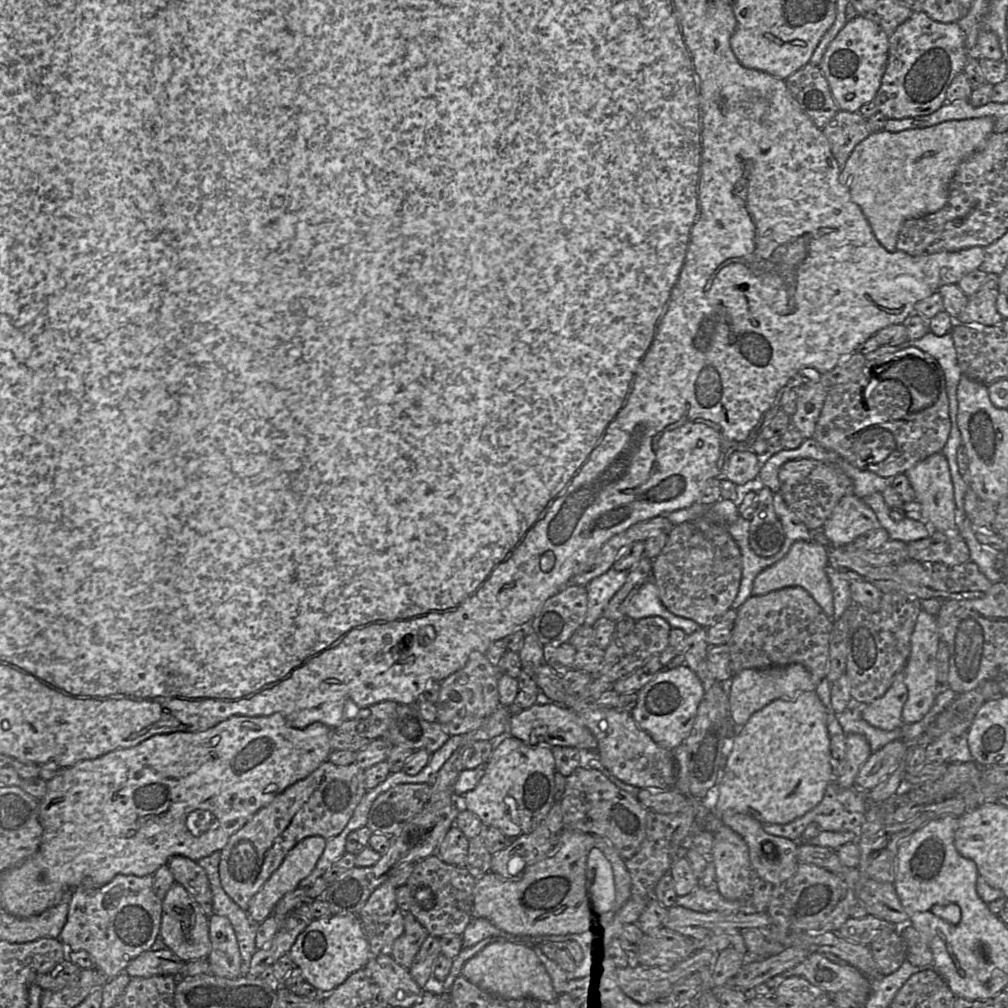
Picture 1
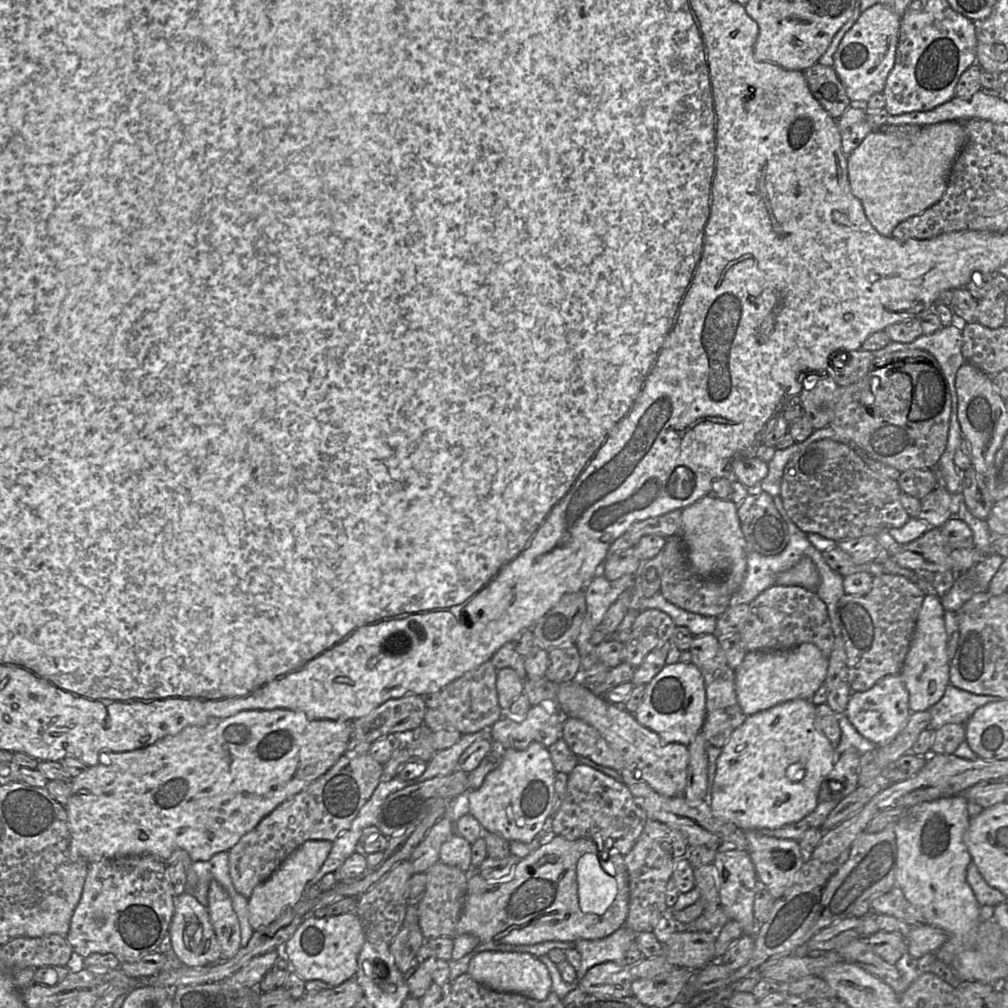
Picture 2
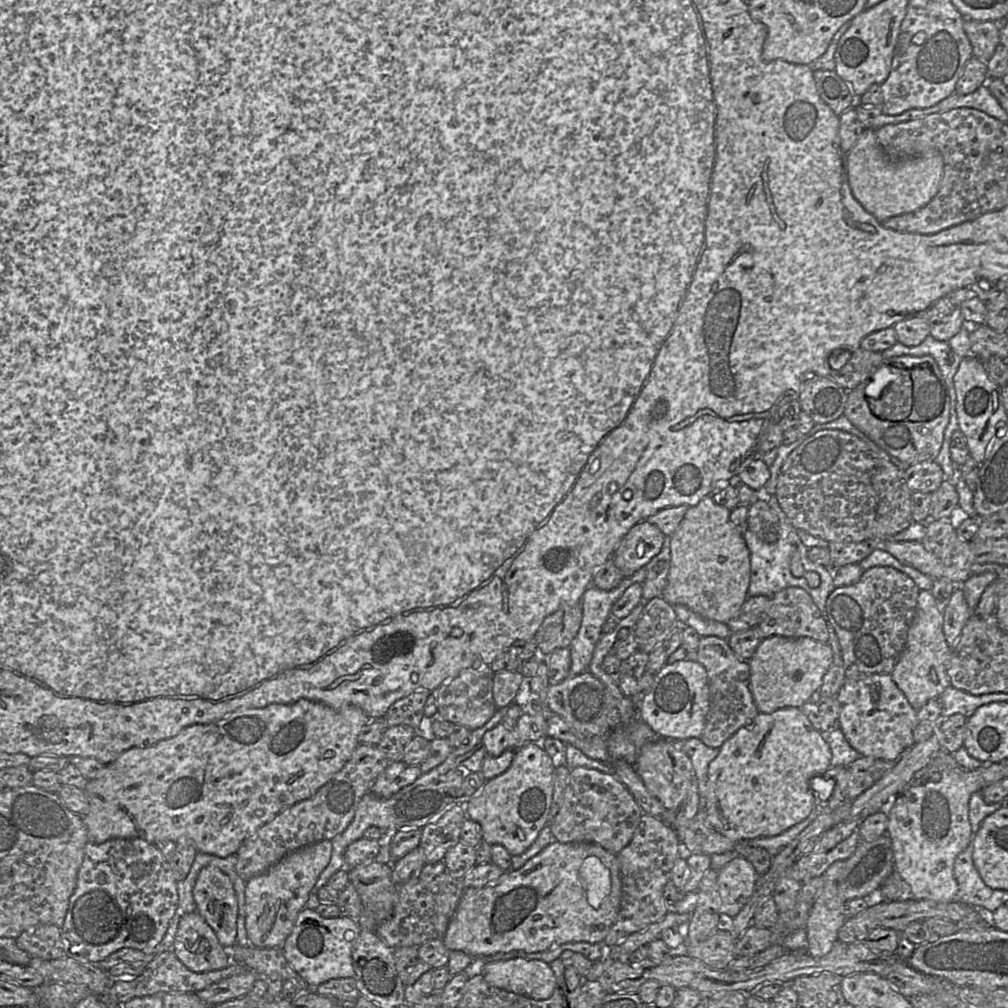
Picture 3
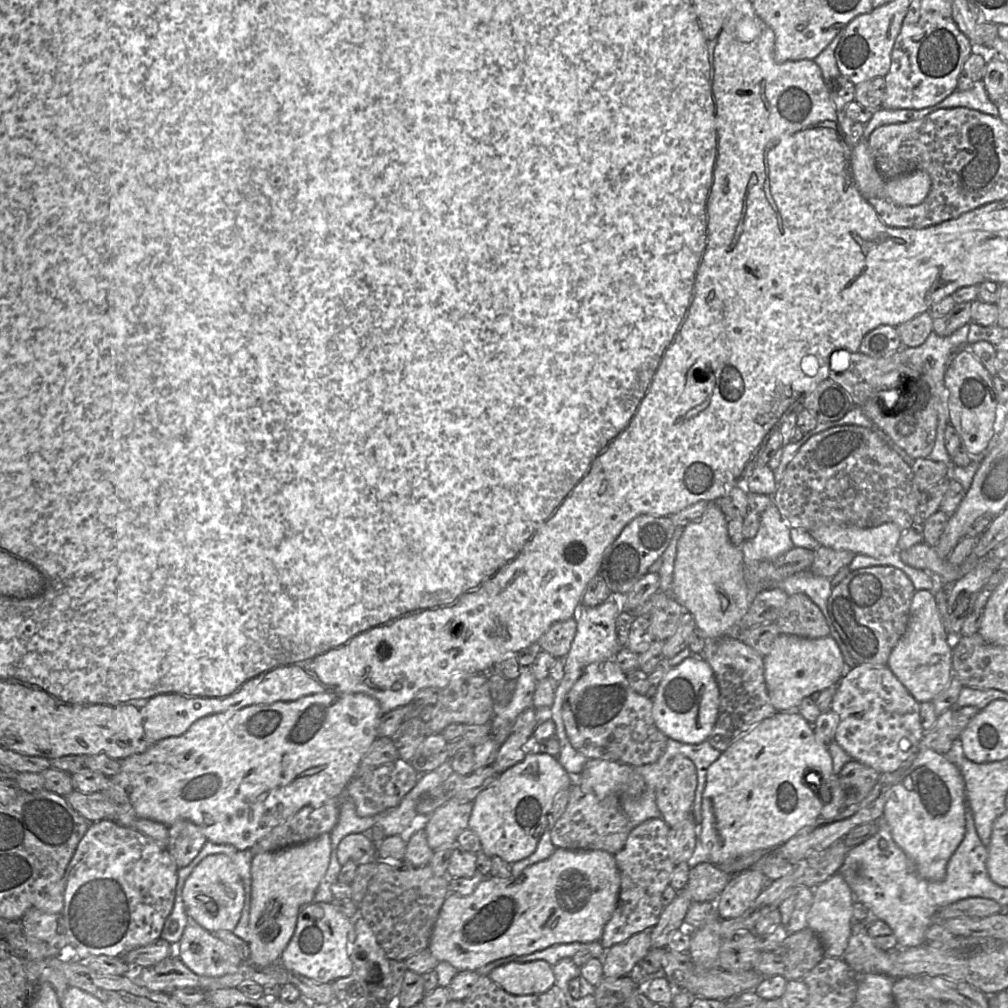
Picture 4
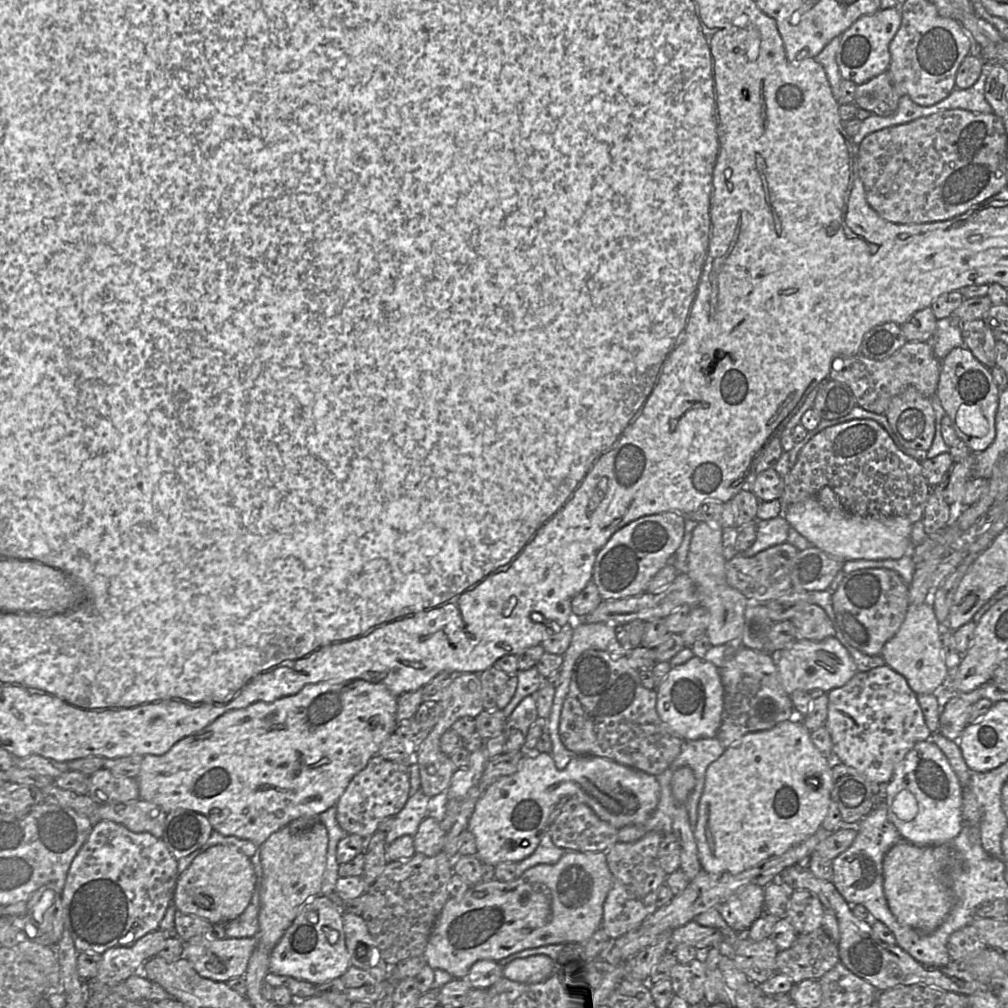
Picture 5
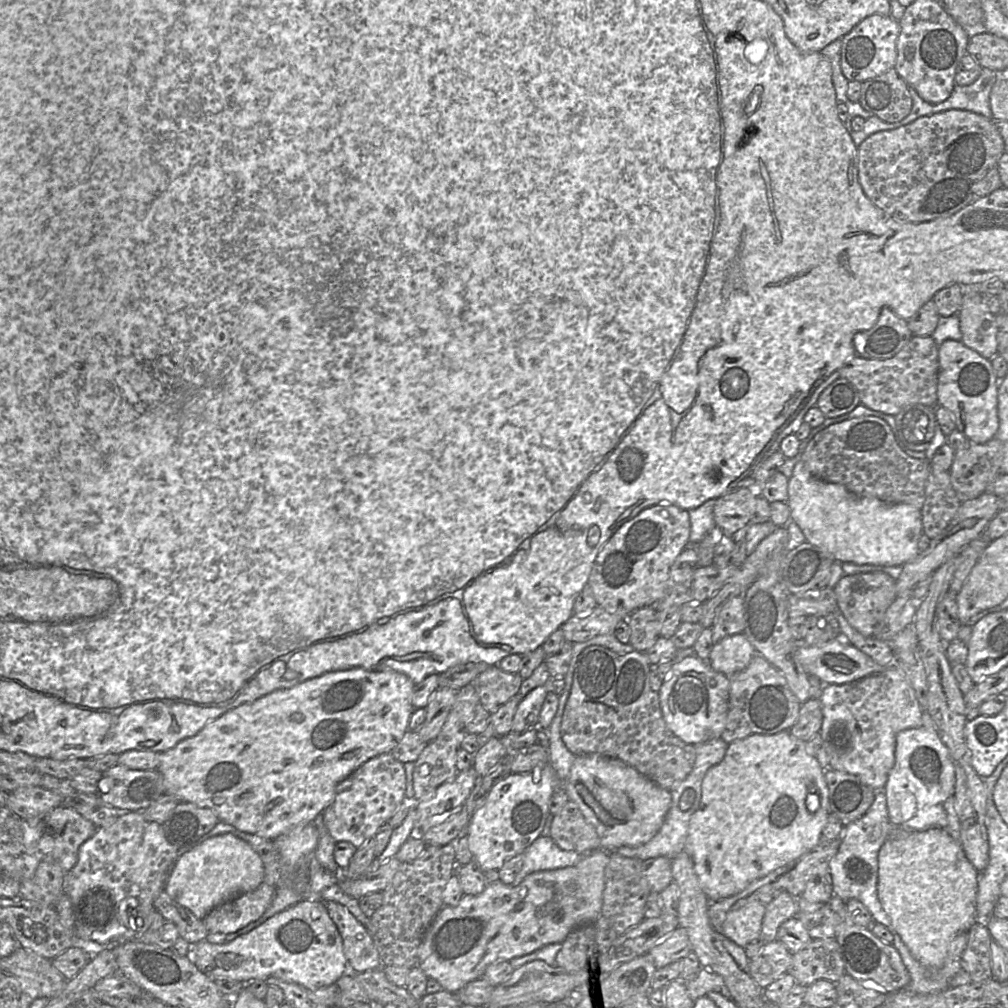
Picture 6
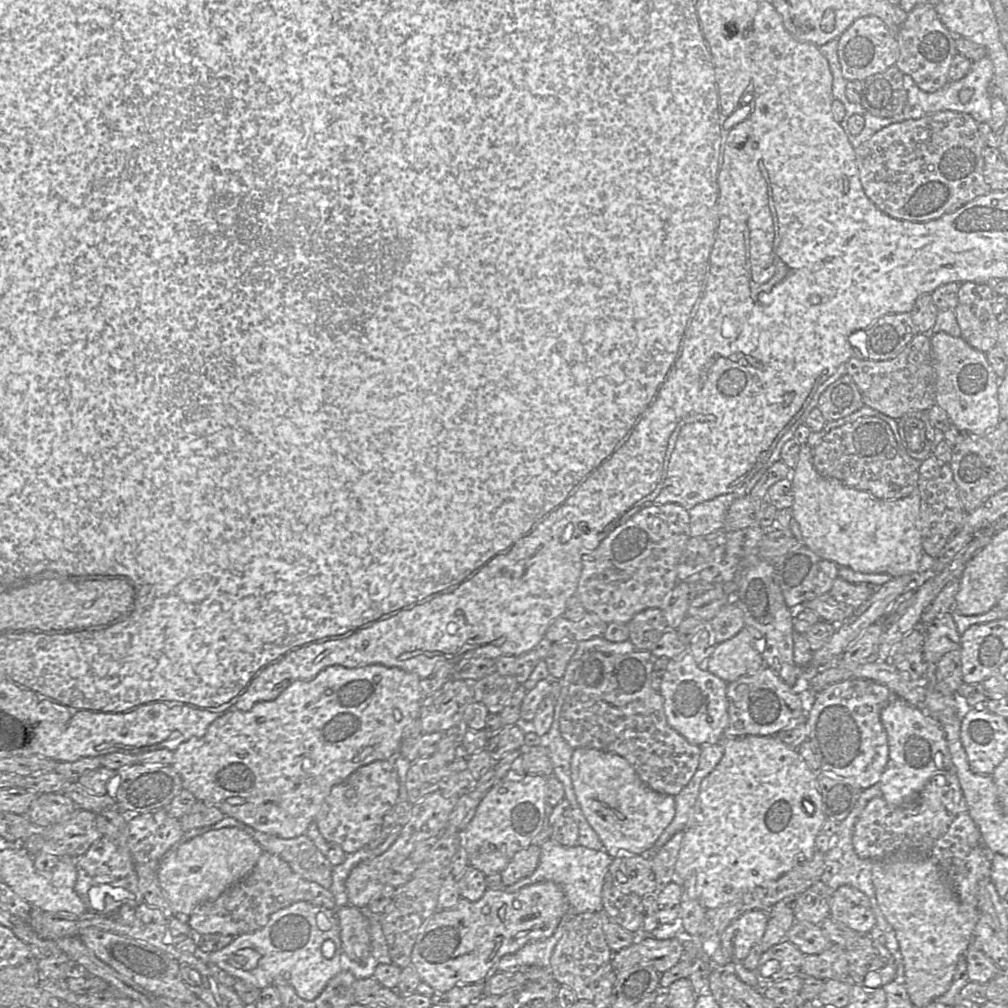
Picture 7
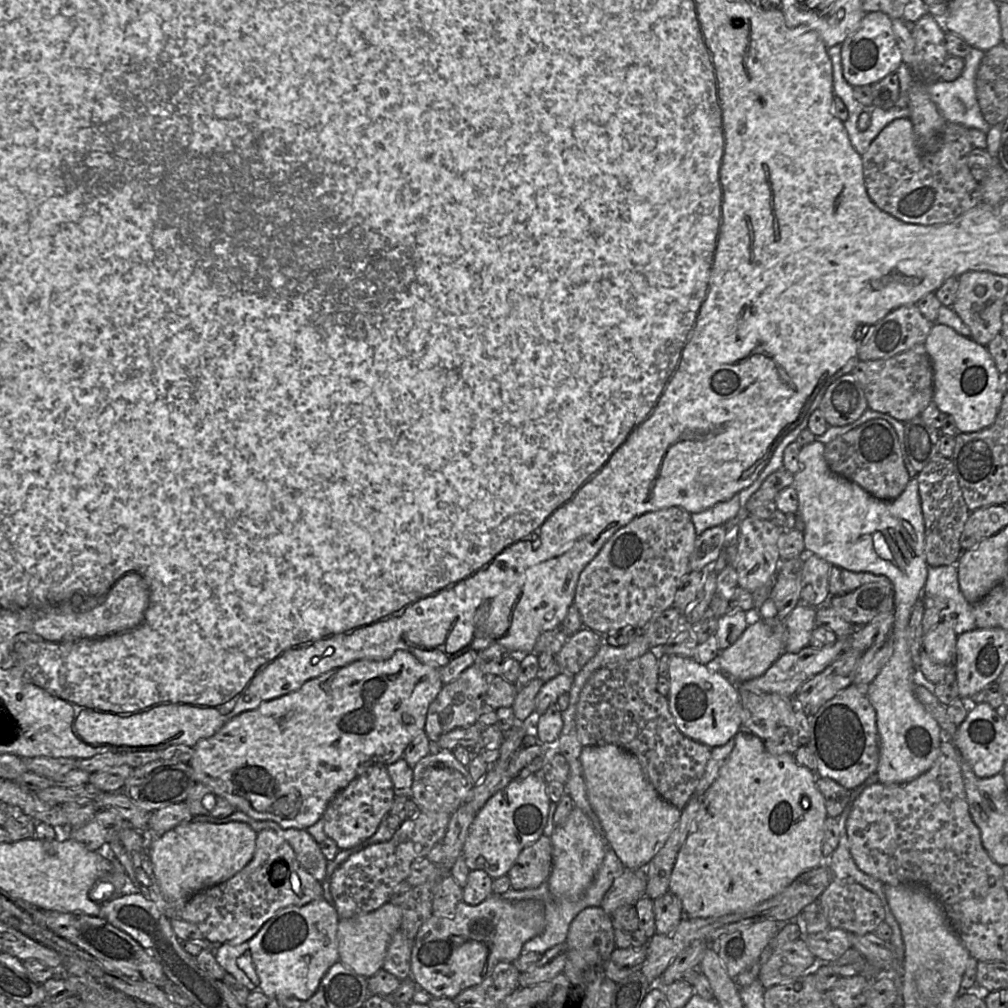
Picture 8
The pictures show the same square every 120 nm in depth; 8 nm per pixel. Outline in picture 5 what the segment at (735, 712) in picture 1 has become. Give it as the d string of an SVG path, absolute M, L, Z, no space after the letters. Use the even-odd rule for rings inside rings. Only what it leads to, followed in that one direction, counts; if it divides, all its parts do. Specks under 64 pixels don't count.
M835 636L820 641L795 640L777 653L775 664L781 685L788 695L796 690L809 692L812 689L828 693L845 685L858 672L851 655Z

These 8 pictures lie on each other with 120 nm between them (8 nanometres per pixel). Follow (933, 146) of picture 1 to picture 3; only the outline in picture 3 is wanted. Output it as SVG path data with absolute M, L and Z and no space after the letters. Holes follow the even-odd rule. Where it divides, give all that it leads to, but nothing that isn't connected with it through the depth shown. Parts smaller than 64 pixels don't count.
M865 129L847 153L847 179L855 199L880 223L926 206L938 193L944 160L938 151L922 156L892 161L881 149L874 129Z

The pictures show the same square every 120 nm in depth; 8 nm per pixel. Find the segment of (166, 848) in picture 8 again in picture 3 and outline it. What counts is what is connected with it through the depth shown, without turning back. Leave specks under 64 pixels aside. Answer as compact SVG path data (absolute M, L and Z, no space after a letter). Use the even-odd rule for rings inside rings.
M216 866L203 867L195 881L193 898L196 911L213 929L224 948L237 944L238 901L230 878Z

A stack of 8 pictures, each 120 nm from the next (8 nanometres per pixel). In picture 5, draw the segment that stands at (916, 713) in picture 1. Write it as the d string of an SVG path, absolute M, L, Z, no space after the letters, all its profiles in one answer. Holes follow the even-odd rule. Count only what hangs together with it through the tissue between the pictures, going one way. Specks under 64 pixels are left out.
M930 599L919 605L909 605L903 623L883 646L881 656L889 667L906 679L916 695L936 694L947 685L950 679L943 655L940 623Z

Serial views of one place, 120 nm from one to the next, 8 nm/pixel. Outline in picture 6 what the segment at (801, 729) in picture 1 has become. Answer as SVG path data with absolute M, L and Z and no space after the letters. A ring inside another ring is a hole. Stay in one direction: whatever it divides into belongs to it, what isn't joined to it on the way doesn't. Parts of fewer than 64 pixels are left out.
M783 730L775 734L751 734L730 742L723 759L705 773L701 786L700 803L690 818L684 850L693 859L695 872L702 890L710 901L717 901L739 893L754 880L795 861L819 842L822 829L829 815L829 790L824 777L825 769L821 767L816 758L806 752L806 742L793 736L789 730Z

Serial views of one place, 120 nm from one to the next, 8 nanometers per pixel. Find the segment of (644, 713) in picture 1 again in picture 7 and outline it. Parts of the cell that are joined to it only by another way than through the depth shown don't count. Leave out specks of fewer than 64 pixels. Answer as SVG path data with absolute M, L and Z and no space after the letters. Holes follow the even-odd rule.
M688 651L670 659L659 691L668 725L693 745L717 743L729 722L727 685L721 678L701 669Z

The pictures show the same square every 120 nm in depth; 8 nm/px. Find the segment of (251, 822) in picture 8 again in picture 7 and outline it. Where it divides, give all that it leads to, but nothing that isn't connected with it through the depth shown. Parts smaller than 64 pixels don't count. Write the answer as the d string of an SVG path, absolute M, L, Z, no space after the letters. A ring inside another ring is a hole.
M226 816L209 826L211 830L224 827L237 827L249 834L263 849L284 860L302 878L316 882L329 889L332 884L333 866L315 843L305 834L296 838L281 838L248 826L241 821Z

